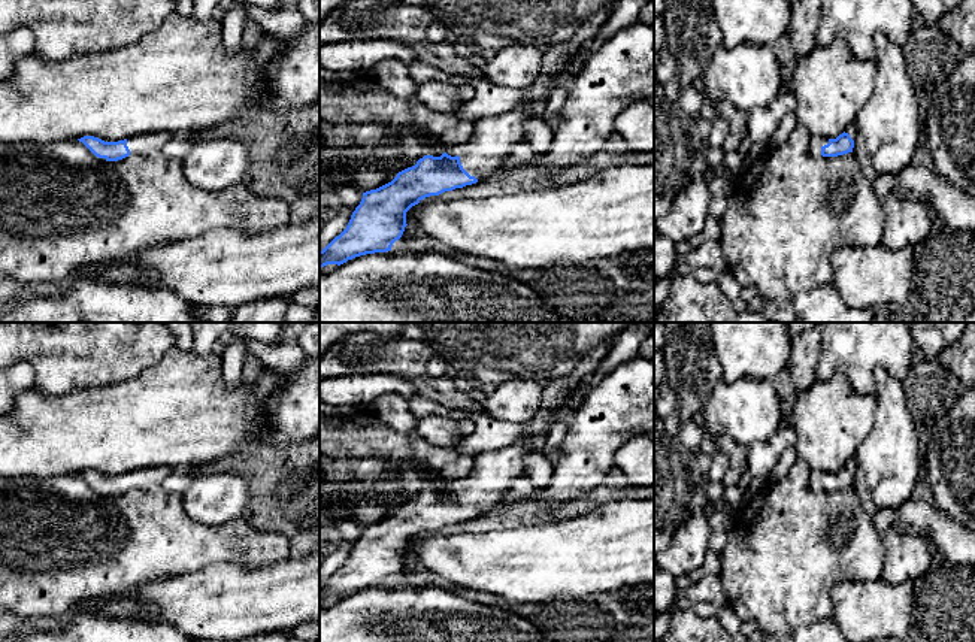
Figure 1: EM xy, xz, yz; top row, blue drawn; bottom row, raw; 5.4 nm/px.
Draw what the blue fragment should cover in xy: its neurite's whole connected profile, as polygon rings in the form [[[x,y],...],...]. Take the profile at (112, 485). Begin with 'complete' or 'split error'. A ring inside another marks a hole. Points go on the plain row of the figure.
split error | [[[146,467],[137,469],[131,473],[124,473],[118,476],[105,476],[94,470],[84,470],[78,473],[82,476],[96,491],[105,493],[106,496],[118,496],[130,488],[149,490],[152,487],[161,485],[161,482],[172,475],[172,467]]]

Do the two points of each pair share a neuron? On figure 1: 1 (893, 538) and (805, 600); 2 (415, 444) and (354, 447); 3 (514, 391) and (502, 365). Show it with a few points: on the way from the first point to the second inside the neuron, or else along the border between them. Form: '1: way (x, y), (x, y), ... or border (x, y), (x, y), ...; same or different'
1: border (883, 538), (884, 568), (880, 577); different
2: way (400, 444), (369, 444); same
3: border (541, 381), (506, 379), (497, 385); different

